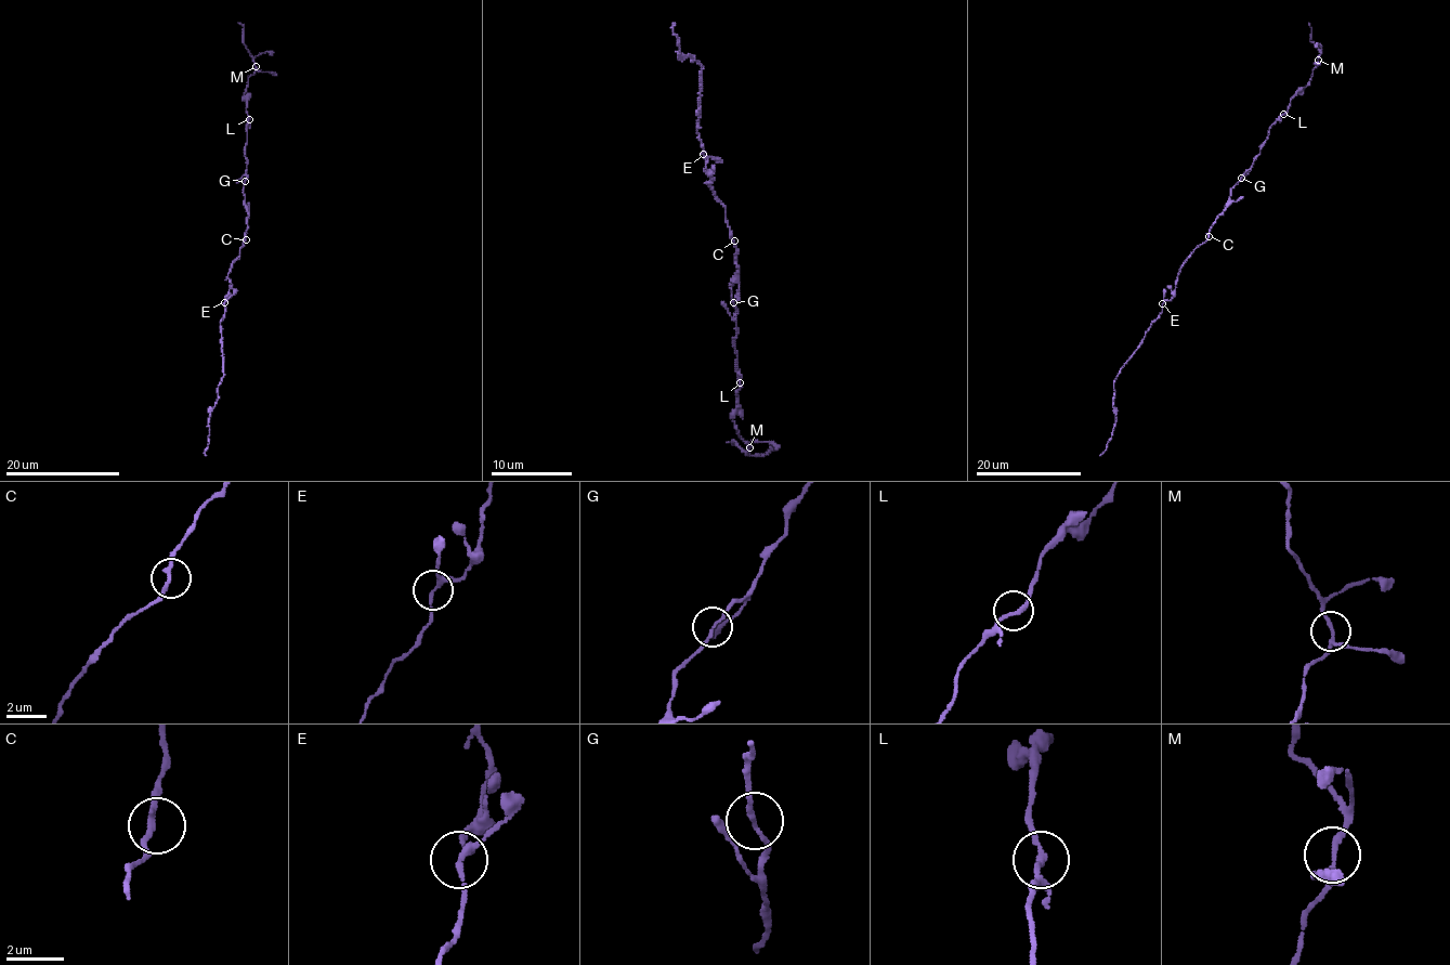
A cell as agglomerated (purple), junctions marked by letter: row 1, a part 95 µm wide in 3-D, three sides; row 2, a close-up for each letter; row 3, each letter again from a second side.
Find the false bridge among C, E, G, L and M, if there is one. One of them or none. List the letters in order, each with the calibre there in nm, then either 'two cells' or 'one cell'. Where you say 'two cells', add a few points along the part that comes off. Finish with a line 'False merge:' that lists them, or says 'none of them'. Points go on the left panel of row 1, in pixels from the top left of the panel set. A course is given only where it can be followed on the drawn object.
C: calibre 200 nm; one cell
E: calibre 190 nm; one cell
G: calibre 130 nm; one cell
L: calibre 200 nm; one cell
M: calibre 180 nm; one cell
False merge: none of them

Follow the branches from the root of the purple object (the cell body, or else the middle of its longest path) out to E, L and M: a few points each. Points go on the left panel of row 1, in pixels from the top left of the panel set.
E: (244, 239), (239, 257), (227, 273), (231, 286), (224, 302)
L: (244, 239), (249, 217), (244, 194), (249, 119)
M: (244, 239), (249, 217), (244, 194), (249, 117), (244, 93), (256, 66)

